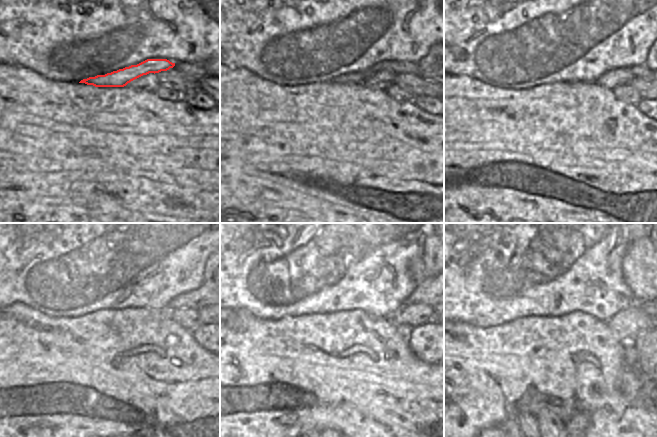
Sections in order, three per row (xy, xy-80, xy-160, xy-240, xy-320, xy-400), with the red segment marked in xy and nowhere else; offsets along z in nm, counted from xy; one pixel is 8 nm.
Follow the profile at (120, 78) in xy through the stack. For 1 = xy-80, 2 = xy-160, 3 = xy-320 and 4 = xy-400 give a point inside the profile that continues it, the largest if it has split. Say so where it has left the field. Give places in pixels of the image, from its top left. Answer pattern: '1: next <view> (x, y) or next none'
1: next xy-80 (398, 67)
2: next xy-160 (641, 71)
3: next none
4: next none

